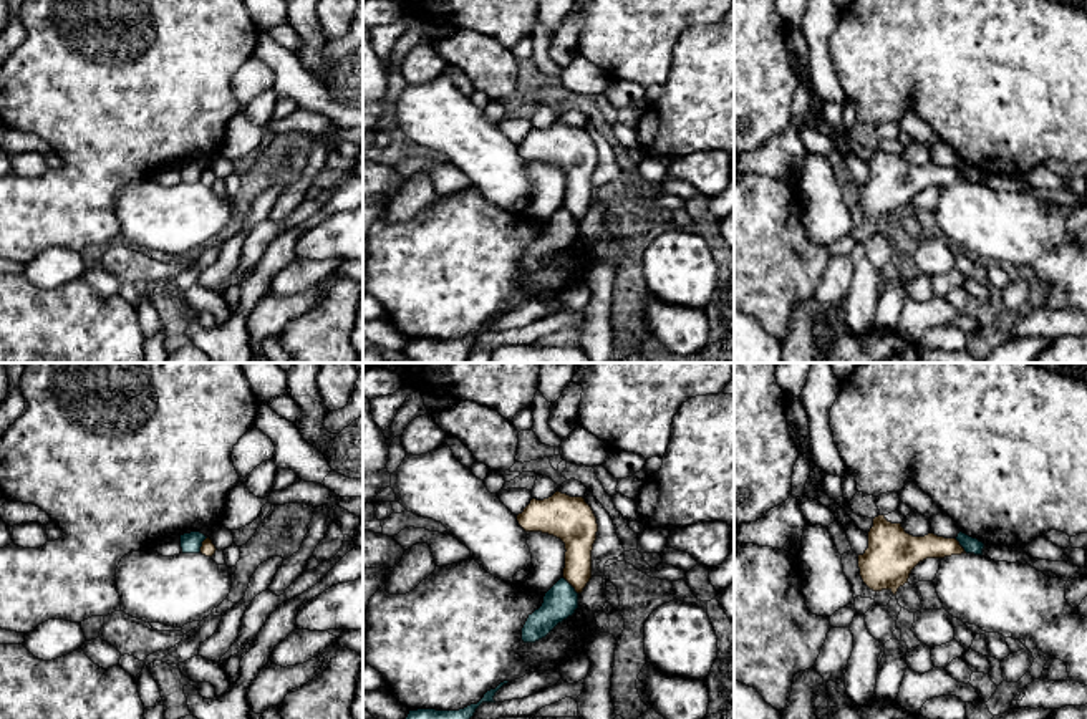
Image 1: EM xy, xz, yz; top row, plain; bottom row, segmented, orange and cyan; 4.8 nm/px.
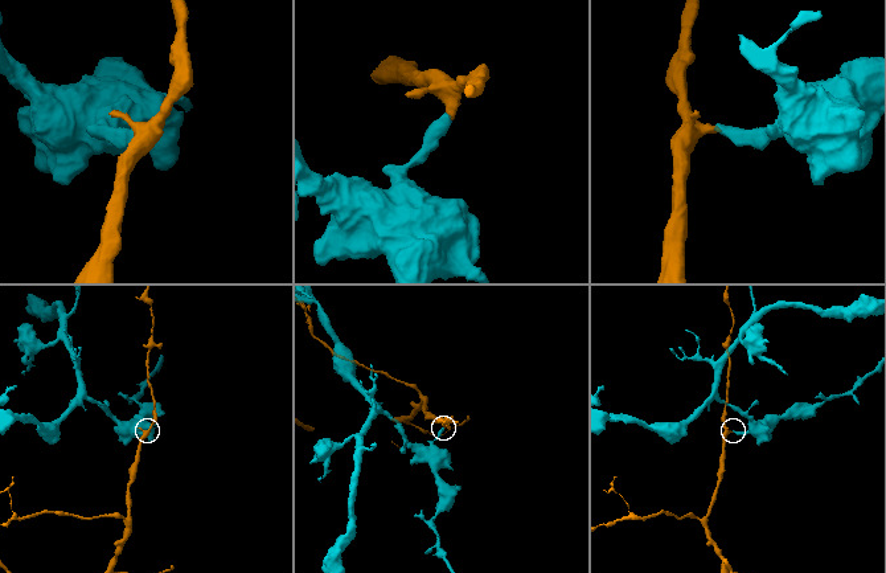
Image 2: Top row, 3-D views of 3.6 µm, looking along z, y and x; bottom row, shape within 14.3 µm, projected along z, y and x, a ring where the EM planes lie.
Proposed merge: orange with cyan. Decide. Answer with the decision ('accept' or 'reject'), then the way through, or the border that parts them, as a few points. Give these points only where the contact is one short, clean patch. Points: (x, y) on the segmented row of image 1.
reject; border along xz (564, 577), (577, 593)

